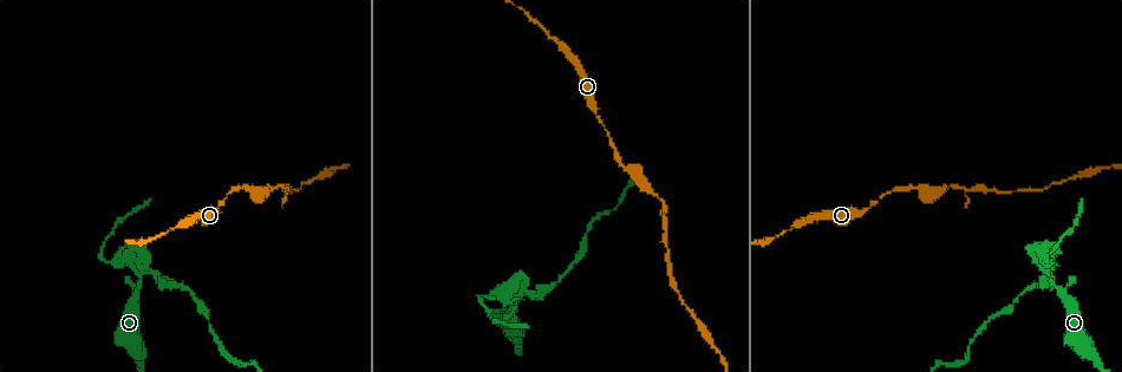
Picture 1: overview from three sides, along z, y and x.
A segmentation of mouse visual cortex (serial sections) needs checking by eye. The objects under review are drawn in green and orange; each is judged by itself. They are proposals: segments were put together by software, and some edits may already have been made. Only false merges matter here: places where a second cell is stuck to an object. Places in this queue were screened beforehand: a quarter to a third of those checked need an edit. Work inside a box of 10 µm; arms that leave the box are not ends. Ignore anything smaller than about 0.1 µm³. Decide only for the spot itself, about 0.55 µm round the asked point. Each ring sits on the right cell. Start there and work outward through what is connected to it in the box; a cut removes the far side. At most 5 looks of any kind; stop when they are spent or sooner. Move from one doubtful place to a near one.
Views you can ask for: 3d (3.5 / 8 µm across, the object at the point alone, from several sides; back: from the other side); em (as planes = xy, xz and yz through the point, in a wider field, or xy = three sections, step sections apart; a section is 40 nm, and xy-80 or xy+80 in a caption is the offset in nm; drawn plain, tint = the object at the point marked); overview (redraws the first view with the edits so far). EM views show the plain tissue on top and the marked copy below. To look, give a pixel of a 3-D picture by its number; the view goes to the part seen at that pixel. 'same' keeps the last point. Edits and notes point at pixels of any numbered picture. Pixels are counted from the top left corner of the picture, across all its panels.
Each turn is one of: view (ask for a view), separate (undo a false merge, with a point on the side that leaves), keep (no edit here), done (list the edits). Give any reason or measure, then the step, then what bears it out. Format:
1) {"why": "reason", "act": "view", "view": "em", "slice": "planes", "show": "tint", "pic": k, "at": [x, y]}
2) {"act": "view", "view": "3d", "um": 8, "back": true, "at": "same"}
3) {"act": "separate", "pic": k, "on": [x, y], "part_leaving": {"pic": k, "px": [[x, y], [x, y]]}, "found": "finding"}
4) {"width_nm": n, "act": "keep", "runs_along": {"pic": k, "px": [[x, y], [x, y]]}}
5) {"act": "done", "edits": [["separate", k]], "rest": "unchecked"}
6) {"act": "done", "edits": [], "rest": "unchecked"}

{"why": "a narrow waist", "act": "view", "view": "3d", "um": 3.5, "pic": 1, "at": [144, 272]}

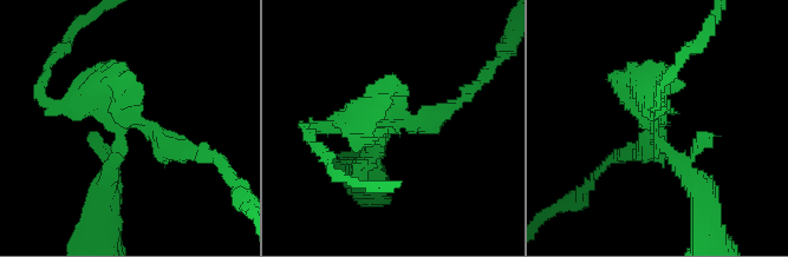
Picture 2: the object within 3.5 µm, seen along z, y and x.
{"why": "need the tissue", "act": "view", "view": "em", "slice": "planes", "show": "tint", "pic": 2, "at": [124, 126]}

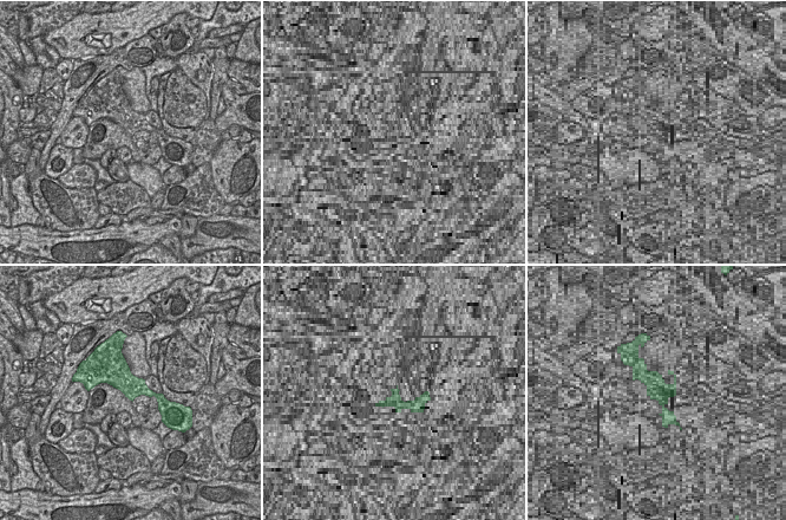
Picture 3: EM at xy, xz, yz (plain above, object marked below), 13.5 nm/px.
{"width_nm": 300, "act": "separate", "pic": 2, "on": [428, 116], "part_leaving": {"pic": 2, "px": [[384, 122], [347, 122], [304, 131]]}, "found": "two cells meet here"}

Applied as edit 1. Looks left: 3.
{"act": "view", "view": "overview"}

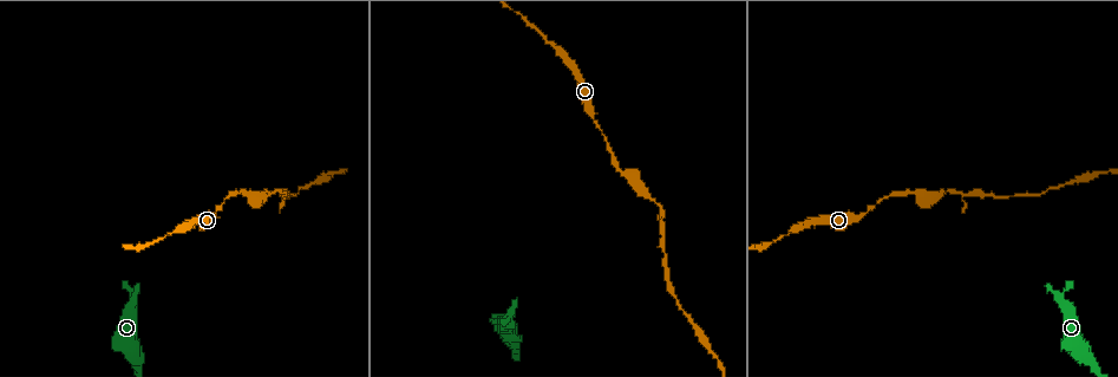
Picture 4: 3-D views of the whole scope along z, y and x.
{"why": "thick turns thin", "act": "view", "view": "3d", "um": 8, "back": true, "pic": 4, "at": [965, 194]}

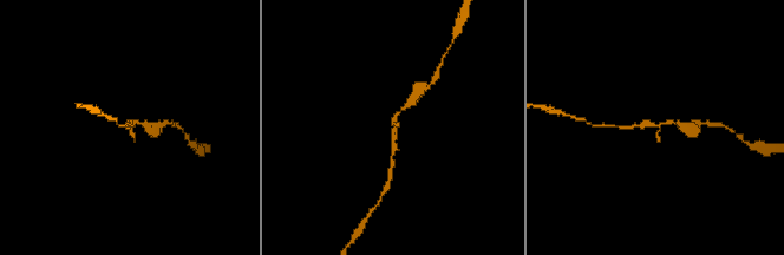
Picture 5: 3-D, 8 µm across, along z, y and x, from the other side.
{"act": "view", "view": "3d", "um": 3.5, "at": "same"}

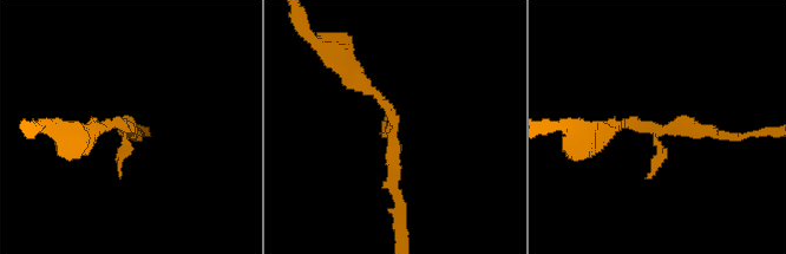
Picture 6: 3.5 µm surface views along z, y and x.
{"act": "keep", "runs_along": {"pic": 6, "px": [[346, 67], [393, 116], [397, 203]]}, "found": "all the same cell"}

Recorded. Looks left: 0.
{"act": "done", "edits": [["separate", 2]], "rest": "unchecked"}

